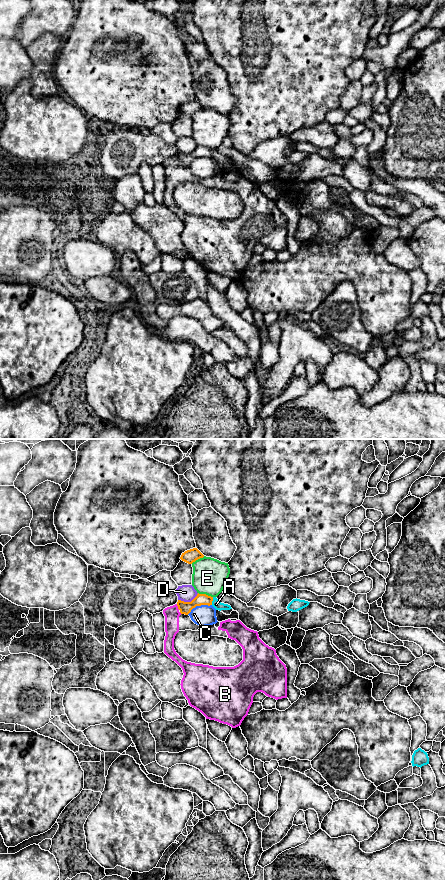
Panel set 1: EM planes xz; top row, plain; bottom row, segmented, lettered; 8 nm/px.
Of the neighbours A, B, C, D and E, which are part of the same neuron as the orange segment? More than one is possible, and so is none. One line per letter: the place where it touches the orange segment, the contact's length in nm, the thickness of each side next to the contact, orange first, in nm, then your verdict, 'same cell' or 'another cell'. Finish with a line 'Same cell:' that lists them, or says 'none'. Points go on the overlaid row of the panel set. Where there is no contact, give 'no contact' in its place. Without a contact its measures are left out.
A: xz (212, 600) | 70 nm | 100/70 nm | another cell
B: xz (178, 607) | 50 nm | 100/120 nm | another cell
C: xz (199, 605) | 220 nm | 100/170 nm | another cell
D: xz (188, 602) | 180 nm | 100/140 nm | another cell
E: xz (205, 594) | 130 nm | 100/280 nm | another cell
Same cell: none

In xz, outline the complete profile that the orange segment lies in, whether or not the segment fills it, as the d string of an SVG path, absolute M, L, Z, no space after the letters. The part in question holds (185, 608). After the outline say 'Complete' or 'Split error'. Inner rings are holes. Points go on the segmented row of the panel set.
M197 594L197 596L191 602L184 602L178 600L177 606L181 614L188 615L193 608L201 605L212 605L213 597L206 594Z. Complete

